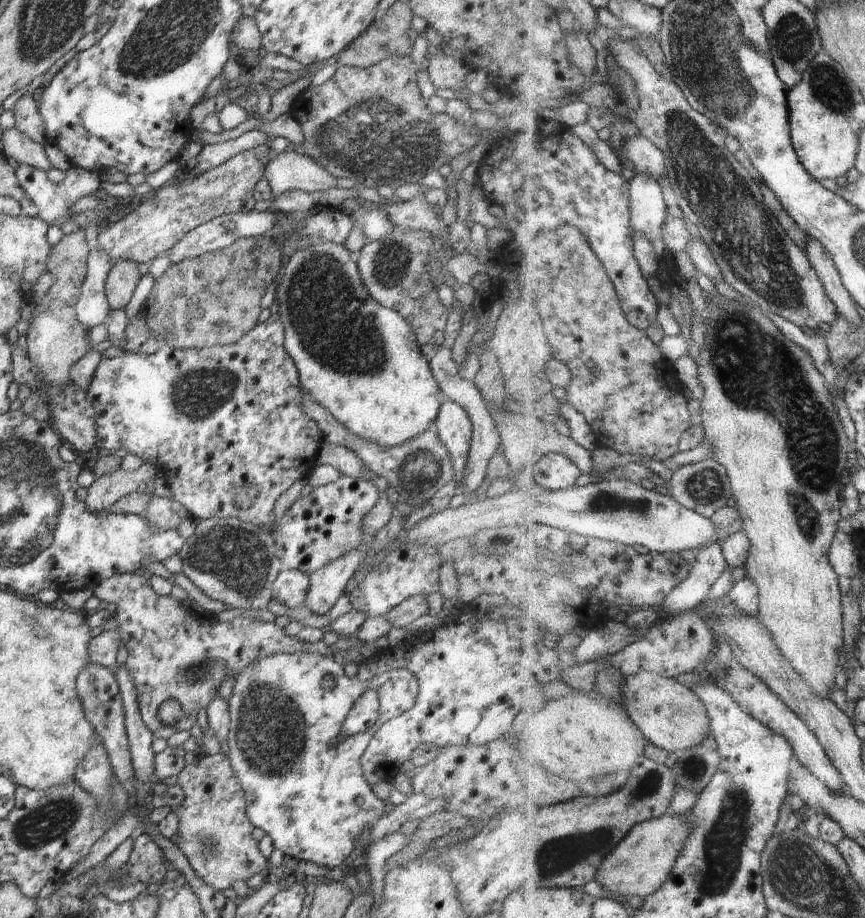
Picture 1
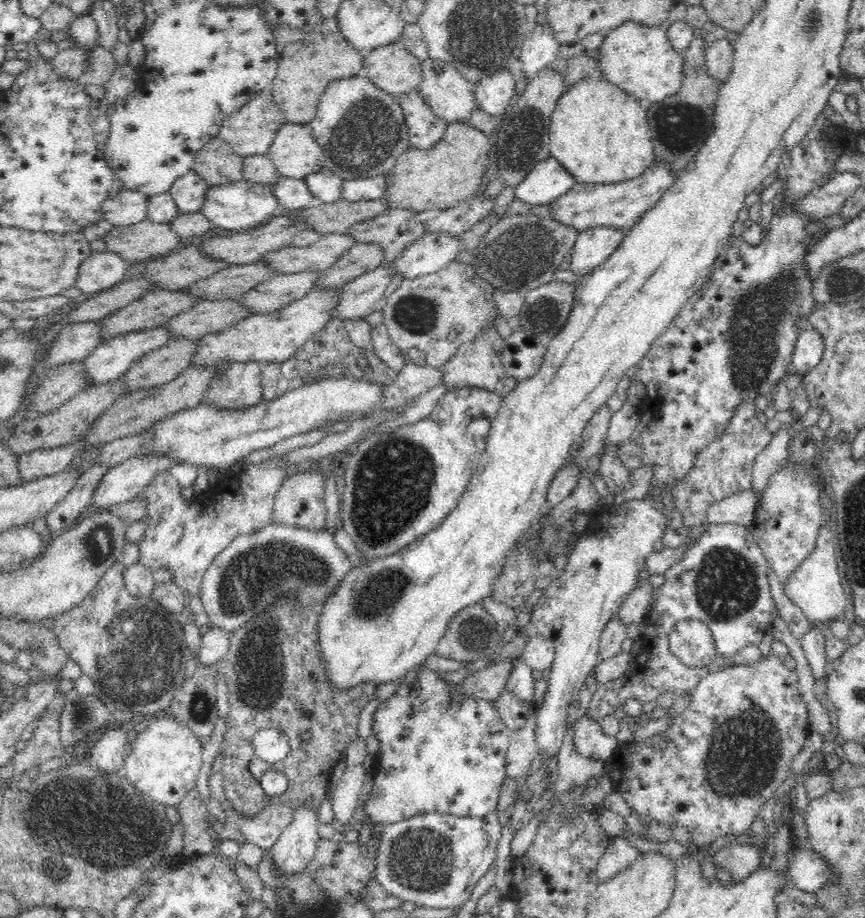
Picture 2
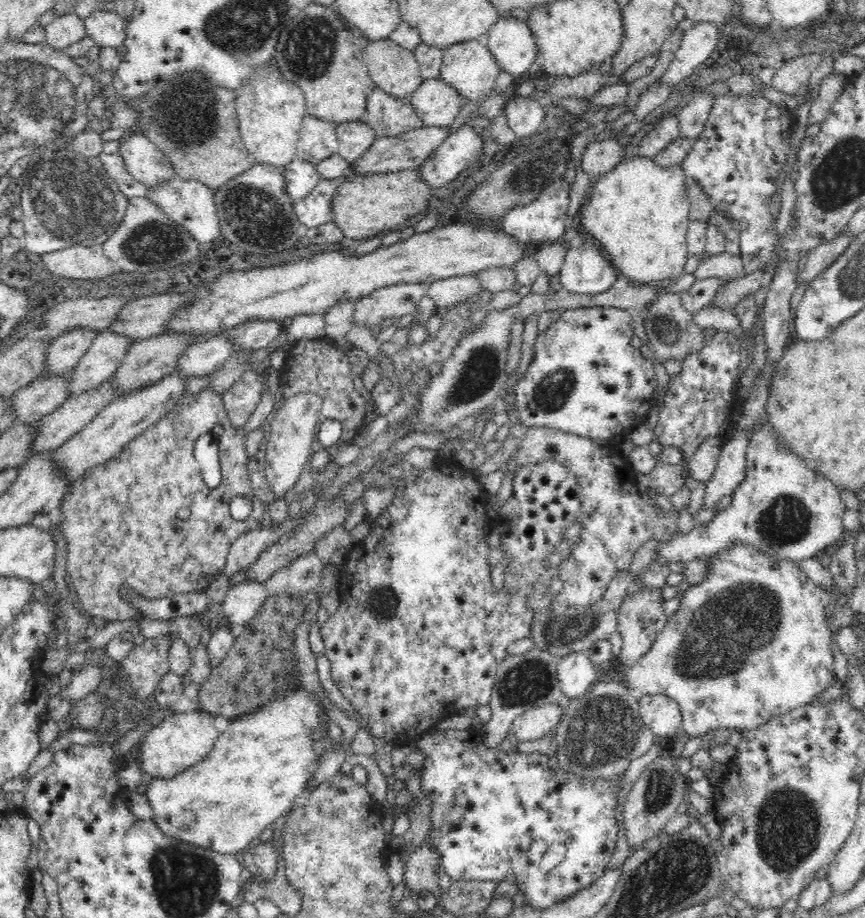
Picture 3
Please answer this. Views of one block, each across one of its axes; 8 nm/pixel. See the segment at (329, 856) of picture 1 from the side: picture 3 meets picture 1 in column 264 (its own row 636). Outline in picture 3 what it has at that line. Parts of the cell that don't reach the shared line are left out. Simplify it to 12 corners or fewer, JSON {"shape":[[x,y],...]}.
{"shape":[[748,544],[623,683],[691,737],[758,728],[835,680],[830,595]]}

